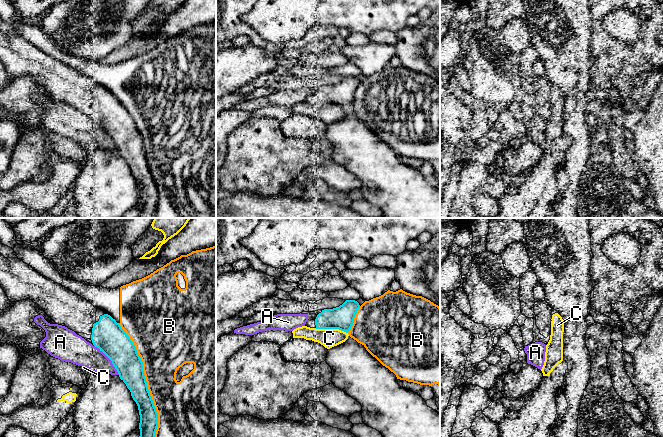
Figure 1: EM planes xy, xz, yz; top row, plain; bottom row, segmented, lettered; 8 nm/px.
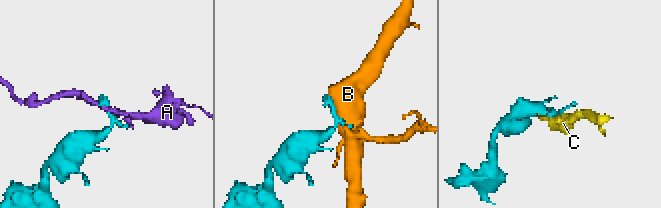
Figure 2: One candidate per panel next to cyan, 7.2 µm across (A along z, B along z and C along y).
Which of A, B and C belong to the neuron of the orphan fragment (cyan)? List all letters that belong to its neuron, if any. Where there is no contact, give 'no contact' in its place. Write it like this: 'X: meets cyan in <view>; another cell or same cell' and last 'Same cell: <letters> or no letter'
A: meets cyan in xy; another cell
B: meets cyan in xy; another cell
C: meets cyan in xz; another cell
Same cell: no letter

